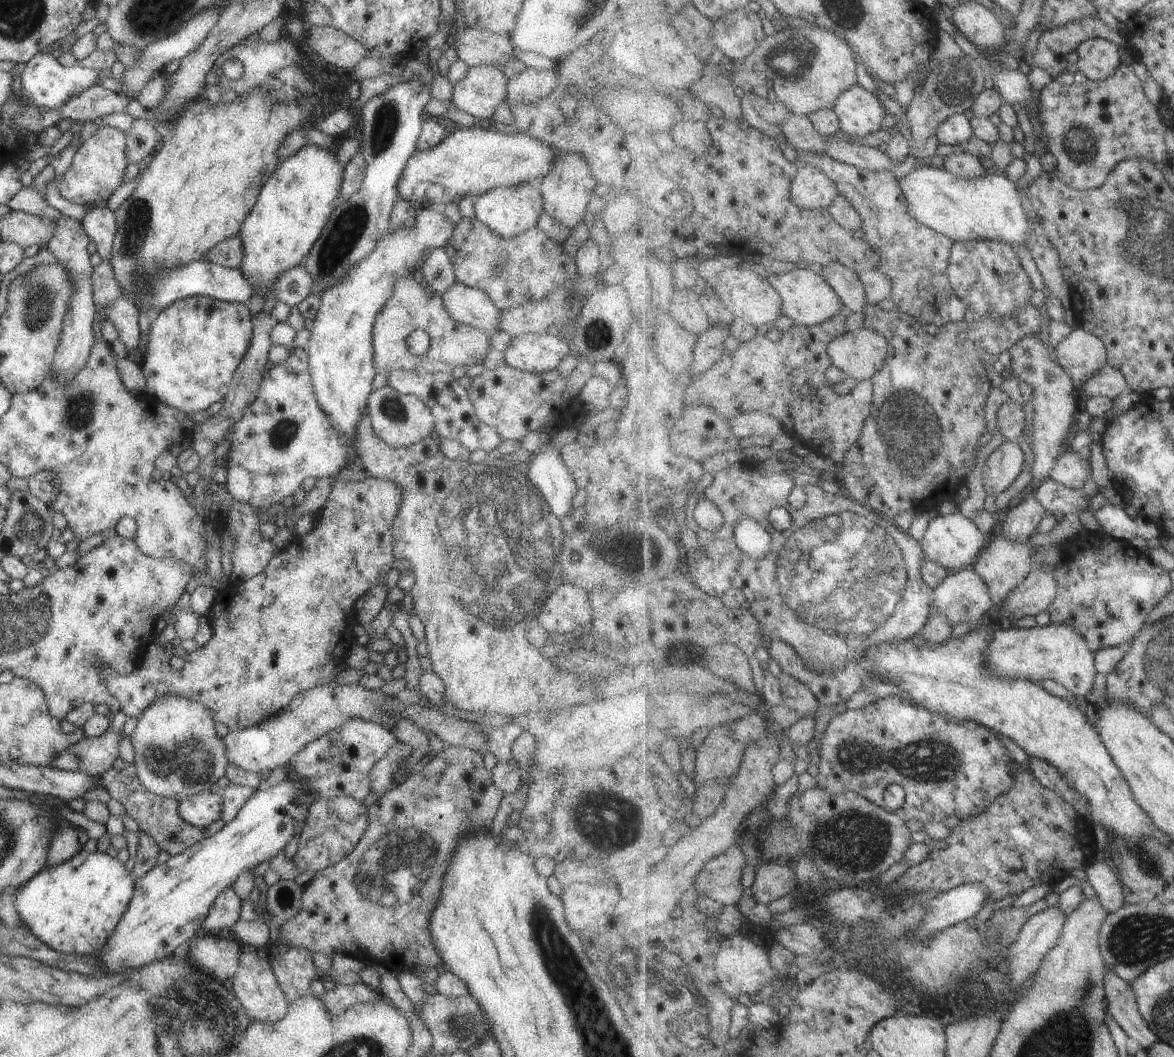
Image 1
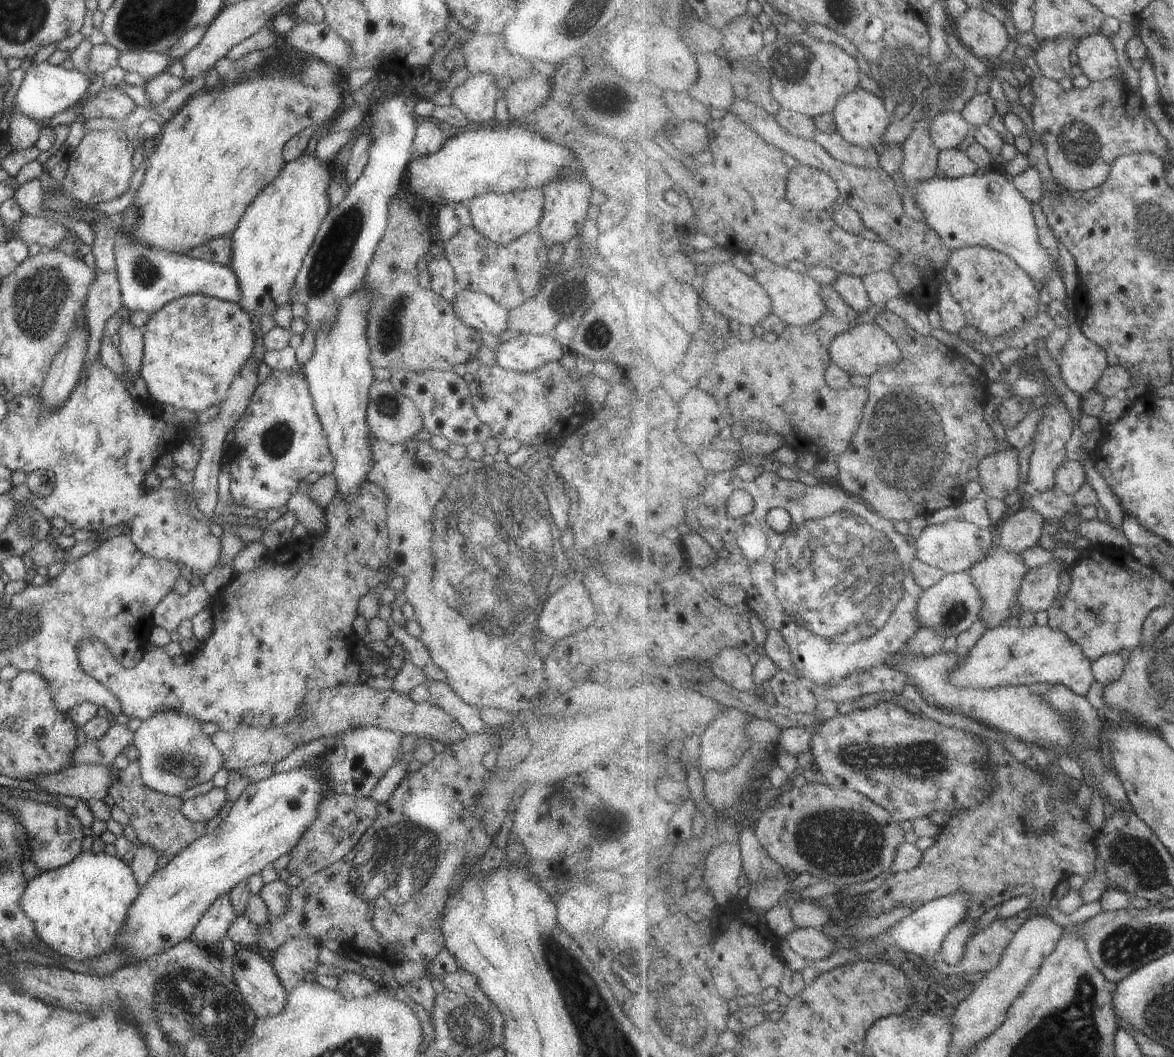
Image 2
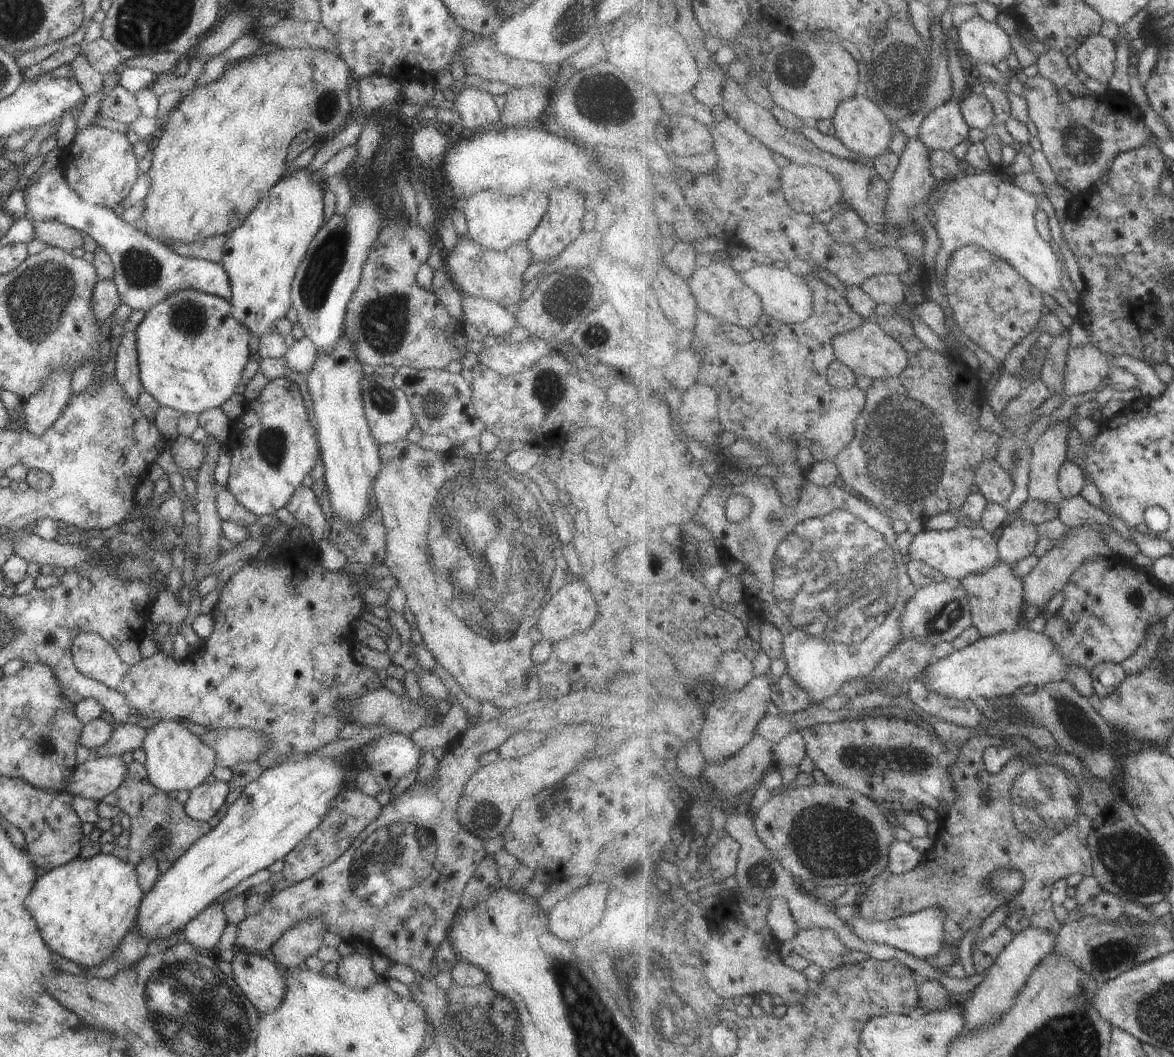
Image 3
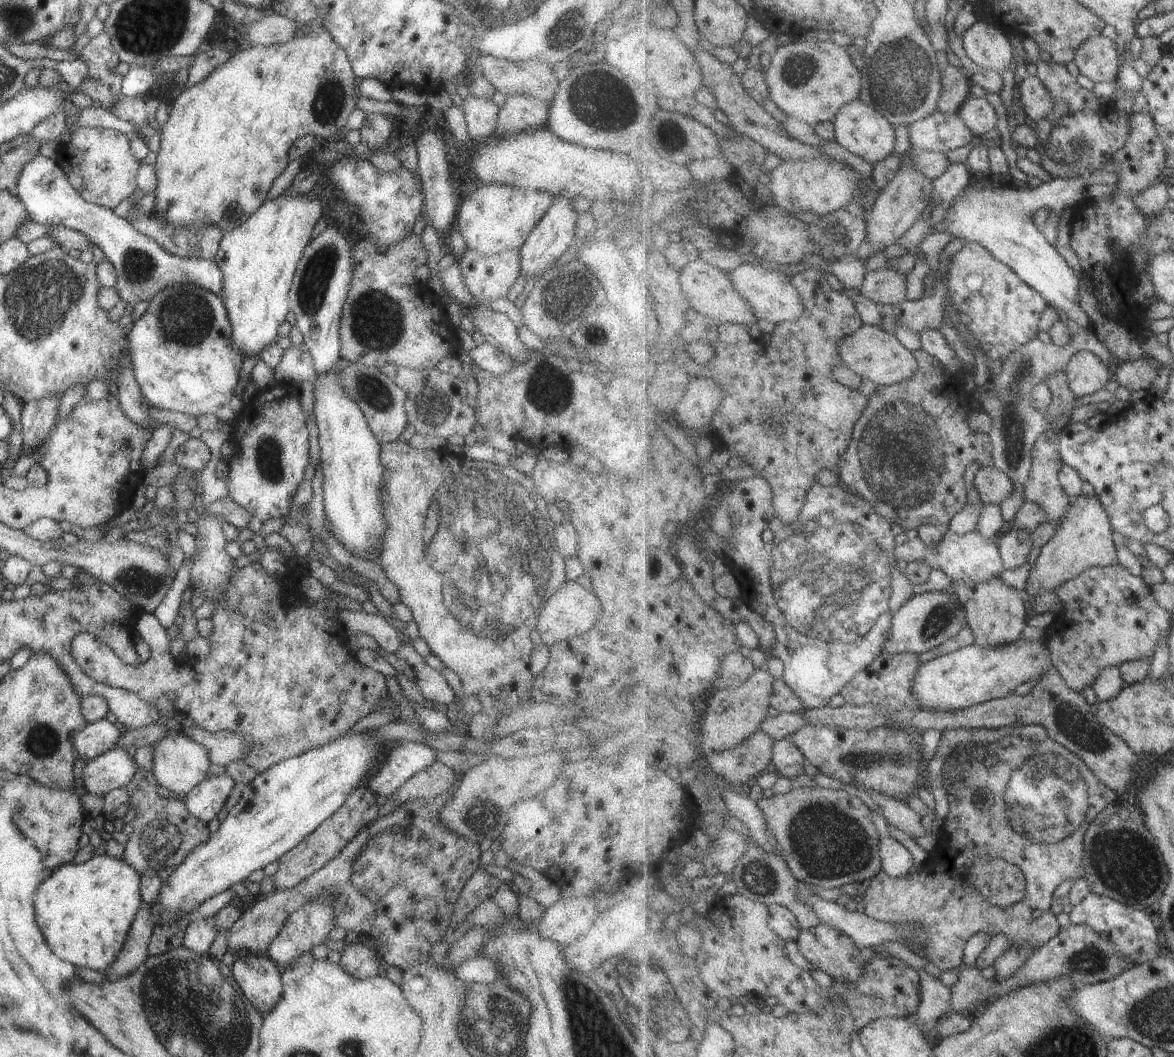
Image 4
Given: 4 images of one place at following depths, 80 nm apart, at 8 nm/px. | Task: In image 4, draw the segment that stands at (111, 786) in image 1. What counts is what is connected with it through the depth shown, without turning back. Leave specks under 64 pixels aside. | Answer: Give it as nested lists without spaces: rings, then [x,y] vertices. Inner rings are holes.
[[[138,767],[124,788],[129,794],[126,803],[136,811],[133,832],[125,845],[124,860],[135,868],[140,876],[146,869],[156,872],[166,866],[175,869],[193,848],[209,839],[212,832],[207,823],[190,815],[184,801],[167,799],[158,794],[159,784],[154,779],[152,770]]]

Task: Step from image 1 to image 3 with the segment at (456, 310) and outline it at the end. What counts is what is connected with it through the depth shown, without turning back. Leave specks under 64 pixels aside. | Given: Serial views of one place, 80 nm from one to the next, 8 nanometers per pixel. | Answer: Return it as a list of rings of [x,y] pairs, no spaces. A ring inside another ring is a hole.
[[[461,294],[464,322],[474,325],[481,334],[508,336],[513,328],[517,328],[515,316],[511,313],[510,308],[494,300]]]

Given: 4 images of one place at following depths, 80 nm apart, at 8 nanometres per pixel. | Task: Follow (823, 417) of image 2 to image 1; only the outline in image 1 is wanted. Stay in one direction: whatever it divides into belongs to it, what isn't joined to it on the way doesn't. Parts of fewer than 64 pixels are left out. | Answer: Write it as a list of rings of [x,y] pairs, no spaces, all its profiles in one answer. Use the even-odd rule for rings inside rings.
[[[844,304],[840,315],[824,324],[817,326],[795,325],[783,334],[780,341],[774,342],[765,334],[752,341],[740,343],[735,352],[726,352],[725,356],[709,372],[698,378],[696,392],[704,394],[704,402],[716,408],[722,416],[732,421],[742,414],[750,412],[766,412],[782,422],[784,430],[797,441],[800,452],[811,452],[817,455],[830,455],[838,462],[846,461],[846,456],[854,444],[862,438],[864,426],[872,415],[872,404],[875,404],[875,388],[872,381],[862,381],[849,394],[840,395],[828,381],[829,369],[833,366],[829,348],[838,338],[850,333],[848,331],[848,316],[853,311]],[[766,394],[772,394],[772,408],[766,406]]]

